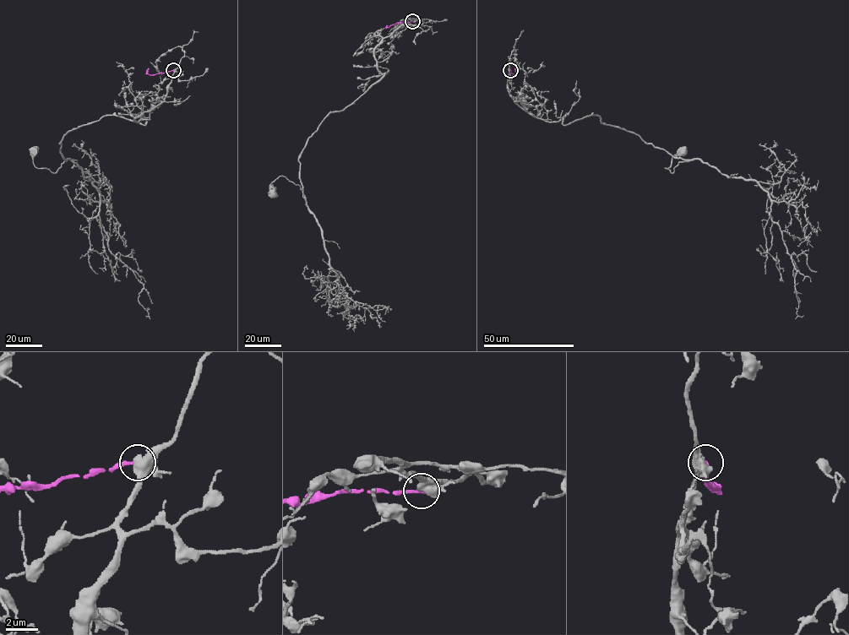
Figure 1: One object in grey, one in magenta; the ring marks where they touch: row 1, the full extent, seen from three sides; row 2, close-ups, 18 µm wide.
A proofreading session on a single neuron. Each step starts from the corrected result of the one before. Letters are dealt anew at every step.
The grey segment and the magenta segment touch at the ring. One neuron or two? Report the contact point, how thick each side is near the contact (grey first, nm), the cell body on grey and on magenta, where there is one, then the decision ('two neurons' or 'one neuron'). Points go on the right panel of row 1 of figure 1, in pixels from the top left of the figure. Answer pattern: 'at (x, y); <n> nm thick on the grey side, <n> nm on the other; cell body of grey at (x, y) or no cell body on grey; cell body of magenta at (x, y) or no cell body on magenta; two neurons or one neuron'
at (510, 70); 550 nm thick on the grey side, 240 nm on the other; cell body of grey at (682, 150); no cell body on magenta; two neurons

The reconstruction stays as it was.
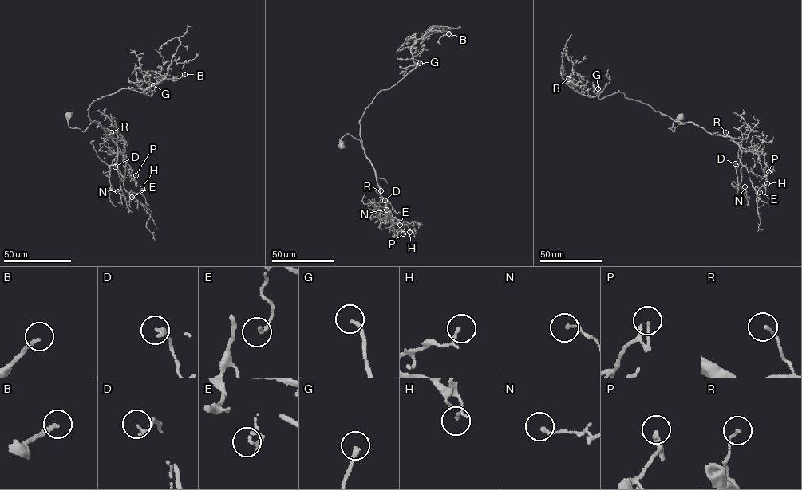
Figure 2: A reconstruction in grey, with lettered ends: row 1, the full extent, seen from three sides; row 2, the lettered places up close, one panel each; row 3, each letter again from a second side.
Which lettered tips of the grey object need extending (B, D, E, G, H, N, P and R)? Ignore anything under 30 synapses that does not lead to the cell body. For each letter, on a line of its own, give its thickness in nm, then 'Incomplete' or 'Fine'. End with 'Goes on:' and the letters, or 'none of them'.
B: Thickness 170 nm. Incomplete
D: Thickness 170 nm. Fine
E: Thickness 150 nm. Fine
G: Thickness 220 nm. Incomplete
H: Thickness 90 nm. Fine
N: Thickness 140 nm. Fine
P: Thickness 130 nm. Fine
R: Thickness 130 nm. Fine
Goes on: B, G

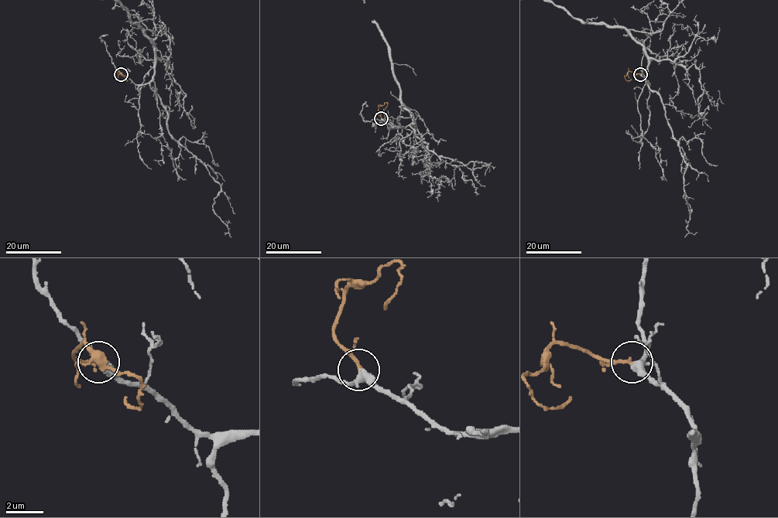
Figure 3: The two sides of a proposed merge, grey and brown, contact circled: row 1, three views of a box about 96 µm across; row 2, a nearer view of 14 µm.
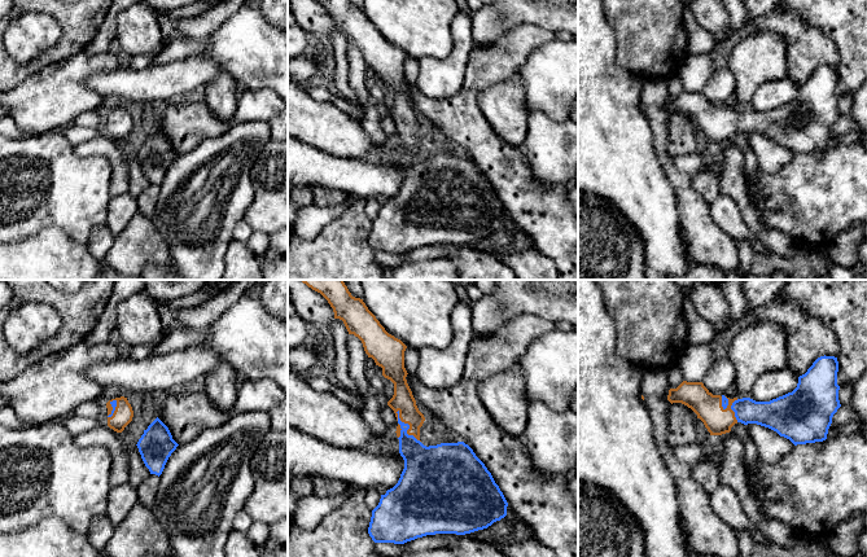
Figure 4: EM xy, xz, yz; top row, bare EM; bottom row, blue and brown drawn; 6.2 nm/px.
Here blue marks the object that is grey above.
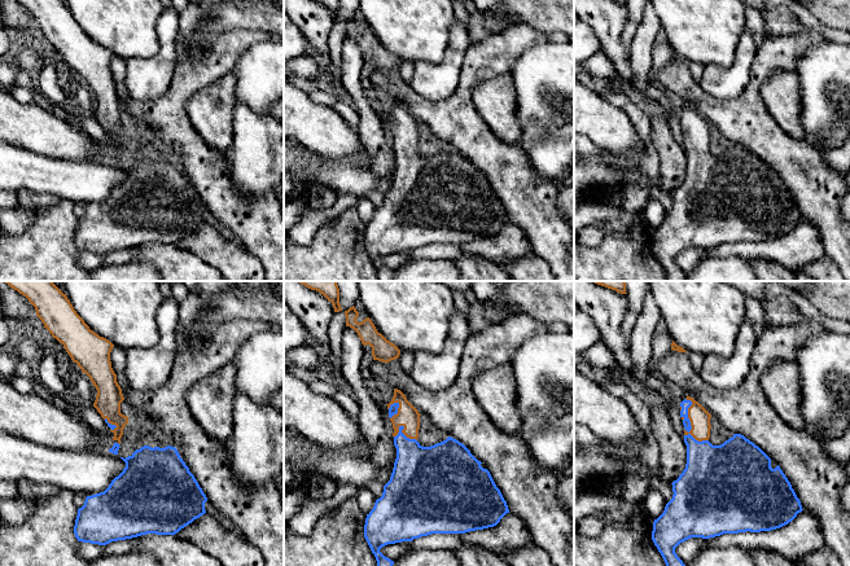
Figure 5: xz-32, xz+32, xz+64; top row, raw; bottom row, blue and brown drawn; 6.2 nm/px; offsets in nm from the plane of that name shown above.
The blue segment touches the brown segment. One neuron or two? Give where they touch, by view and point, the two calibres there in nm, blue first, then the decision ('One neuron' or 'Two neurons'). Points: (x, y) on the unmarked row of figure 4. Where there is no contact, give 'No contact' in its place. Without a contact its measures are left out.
Touches blue at xz (408, 136). Thickness 220 nm (blue) against 140 nm. One neuron

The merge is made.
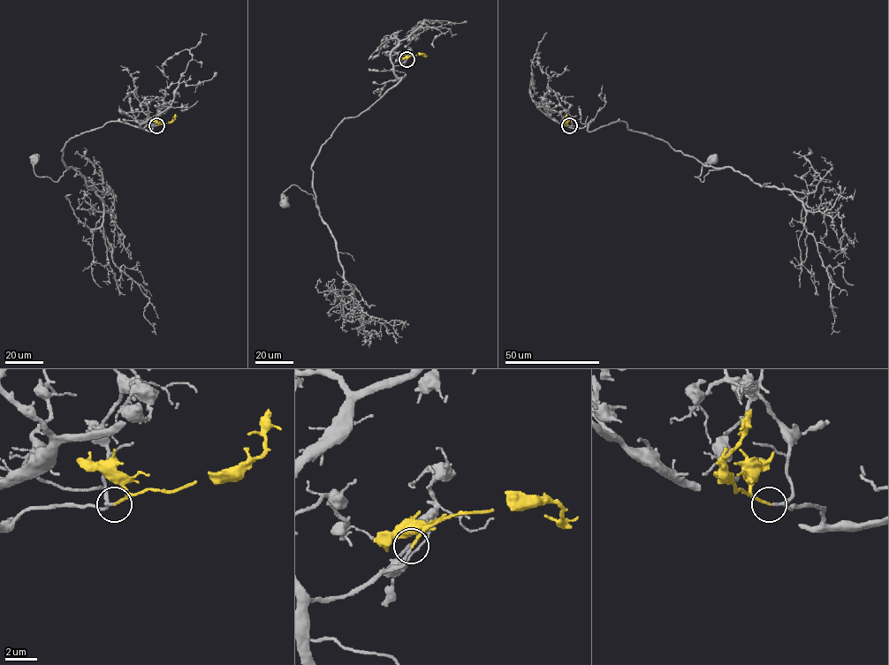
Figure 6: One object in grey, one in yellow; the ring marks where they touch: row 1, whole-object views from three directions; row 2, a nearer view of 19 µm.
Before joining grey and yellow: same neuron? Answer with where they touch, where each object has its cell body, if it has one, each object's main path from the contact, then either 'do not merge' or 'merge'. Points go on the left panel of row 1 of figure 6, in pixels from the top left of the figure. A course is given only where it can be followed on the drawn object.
(156, 125) | grey (34, 158) | yellow none | grey via (156, 125), (110, 121), (75, 135), (61, 150), (67, 170), (56, 181), (38, 177), (34, 159) | yellow via (156, 125), (171, 123), (175, 114) | merge

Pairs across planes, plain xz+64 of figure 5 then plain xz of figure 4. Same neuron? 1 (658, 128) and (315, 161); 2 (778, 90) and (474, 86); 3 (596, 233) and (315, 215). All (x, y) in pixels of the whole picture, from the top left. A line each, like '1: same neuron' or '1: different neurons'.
1: different neurons
2: different neurons
3: same neuron

